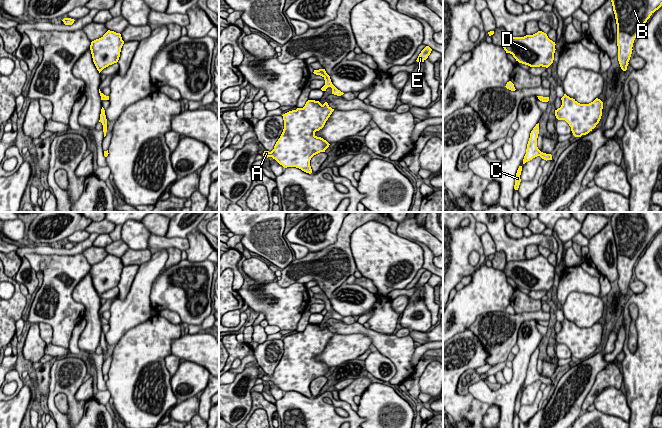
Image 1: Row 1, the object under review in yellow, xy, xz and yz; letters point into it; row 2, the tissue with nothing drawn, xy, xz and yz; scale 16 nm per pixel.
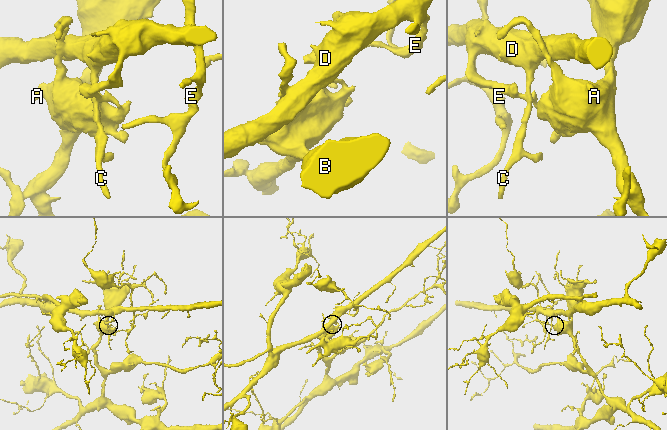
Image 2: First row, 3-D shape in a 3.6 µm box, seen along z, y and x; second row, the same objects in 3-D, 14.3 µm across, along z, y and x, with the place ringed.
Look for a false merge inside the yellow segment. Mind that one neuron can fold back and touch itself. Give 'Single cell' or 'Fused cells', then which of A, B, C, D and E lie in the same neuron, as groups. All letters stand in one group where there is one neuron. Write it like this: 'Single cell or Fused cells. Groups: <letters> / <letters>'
Fused cells. Groups: A B / C D E

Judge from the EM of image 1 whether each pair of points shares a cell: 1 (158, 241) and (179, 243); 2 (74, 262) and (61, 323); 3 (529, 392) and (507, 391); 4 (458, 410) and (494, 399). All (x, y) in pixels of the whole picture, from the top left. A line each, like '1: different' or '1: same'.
1: same
2: same
3: different
4: different

